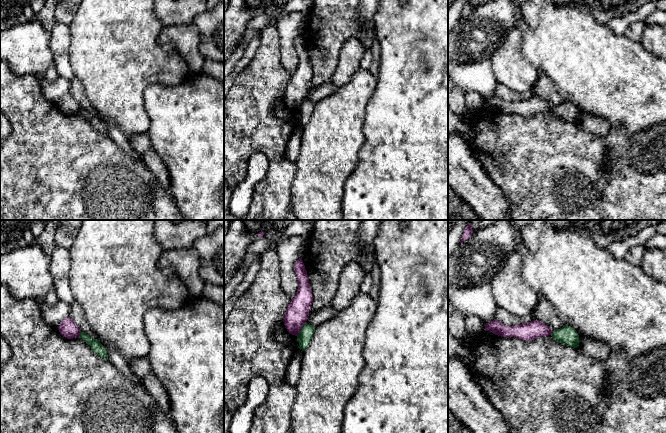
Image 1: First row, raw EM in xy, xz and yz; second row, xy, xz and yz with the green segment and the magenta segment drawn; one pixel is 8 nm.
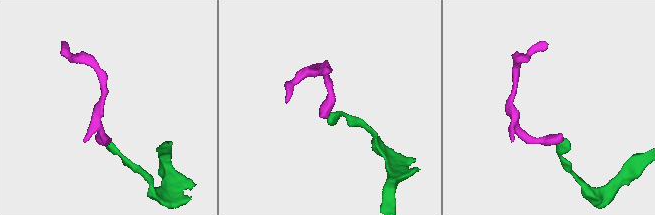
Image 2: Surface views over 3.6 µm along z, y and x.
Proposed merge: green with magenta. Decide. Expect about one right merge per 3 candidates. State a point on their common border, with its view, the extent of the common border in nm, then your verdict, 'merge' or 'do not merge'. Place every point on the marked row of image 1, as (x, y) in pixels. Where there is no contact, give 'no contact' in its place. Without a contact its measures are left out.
contact xz (301, 329); length 130 nm; do not merge

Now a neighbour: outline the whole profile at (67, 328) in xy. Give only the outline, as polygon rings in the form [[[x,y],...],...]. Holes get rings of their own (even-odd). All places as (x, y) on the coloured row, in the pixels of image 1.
[[[70,317],[63,319],[63,321],[60,323],[60,325],[57,328],[60,334],[68,339],[79,337],[79,334],[81,332]]]

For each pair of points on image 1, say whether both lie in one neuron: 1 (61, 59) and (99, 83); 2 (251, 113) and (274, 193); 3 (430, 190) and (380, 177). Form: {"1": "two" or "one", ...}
{"1": "two", "2": "one", "3": "one"}

